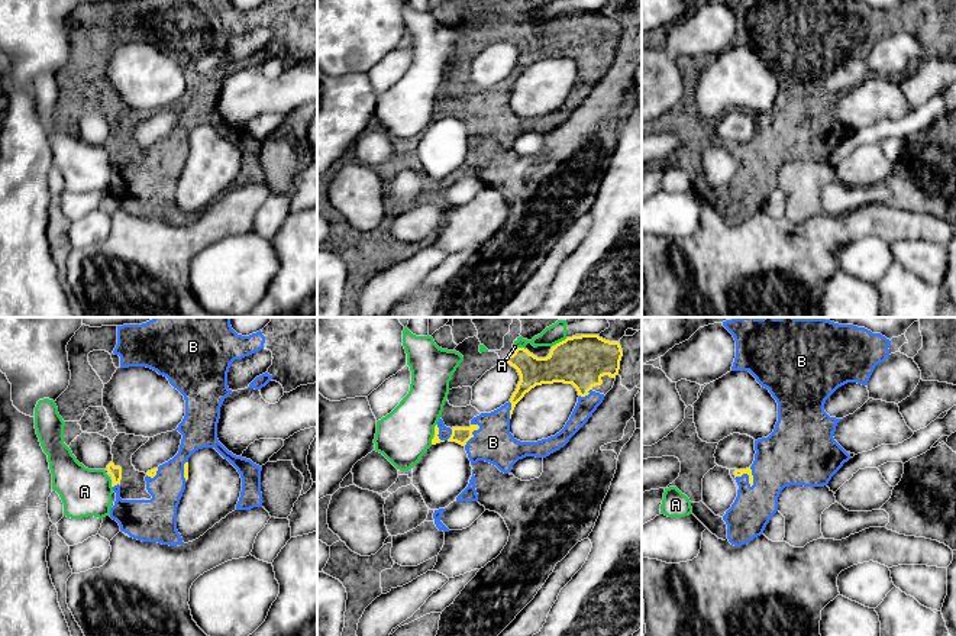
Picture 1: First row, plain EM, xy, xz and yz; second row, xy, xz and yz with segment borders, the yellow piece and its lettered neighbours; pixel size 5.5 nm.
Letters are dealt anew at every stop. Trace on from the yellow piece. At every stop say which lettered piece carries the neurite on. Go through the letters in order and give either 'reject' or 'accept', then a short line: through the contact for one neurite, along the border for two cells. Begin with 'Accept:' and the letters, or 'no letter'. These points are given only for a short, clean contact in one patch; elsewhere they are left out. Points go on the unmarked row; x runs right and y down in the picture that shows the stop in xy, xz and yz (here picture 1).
Accept: B
A: reject
B: accept

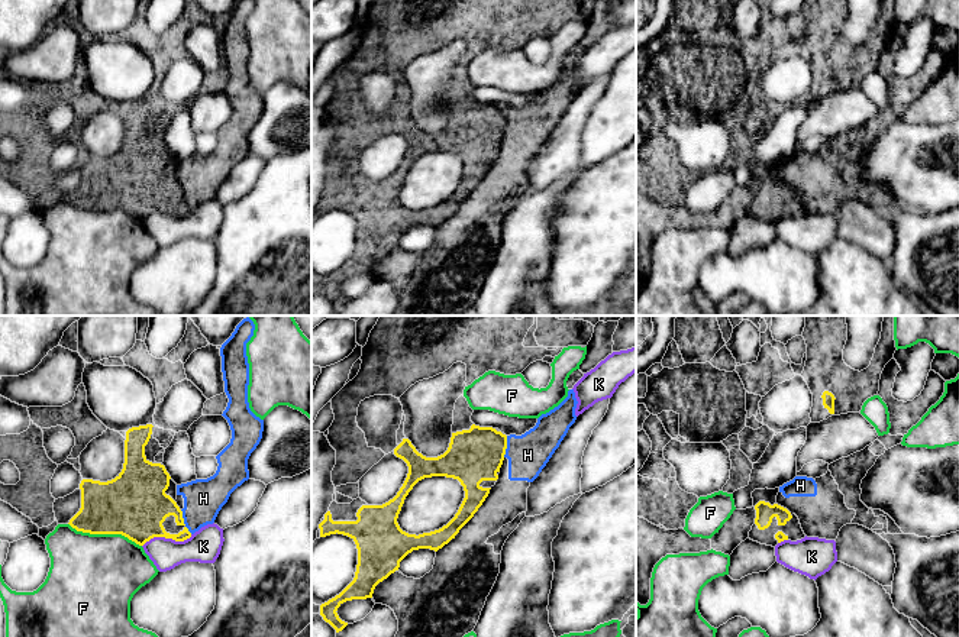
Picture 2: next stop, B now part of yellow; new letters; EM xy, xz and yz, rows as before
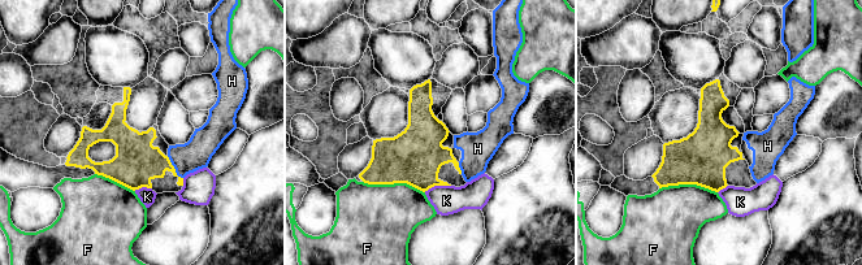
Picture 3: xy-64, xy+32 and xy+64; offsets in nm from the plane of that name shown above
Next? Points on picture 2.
Accept: no letter
F: reject
H: reject; line xy (180, 186), (184, 200), (191, 209)
K: reject; line xy (191, 210), (183, 216), (151, 213), (142, 222)

